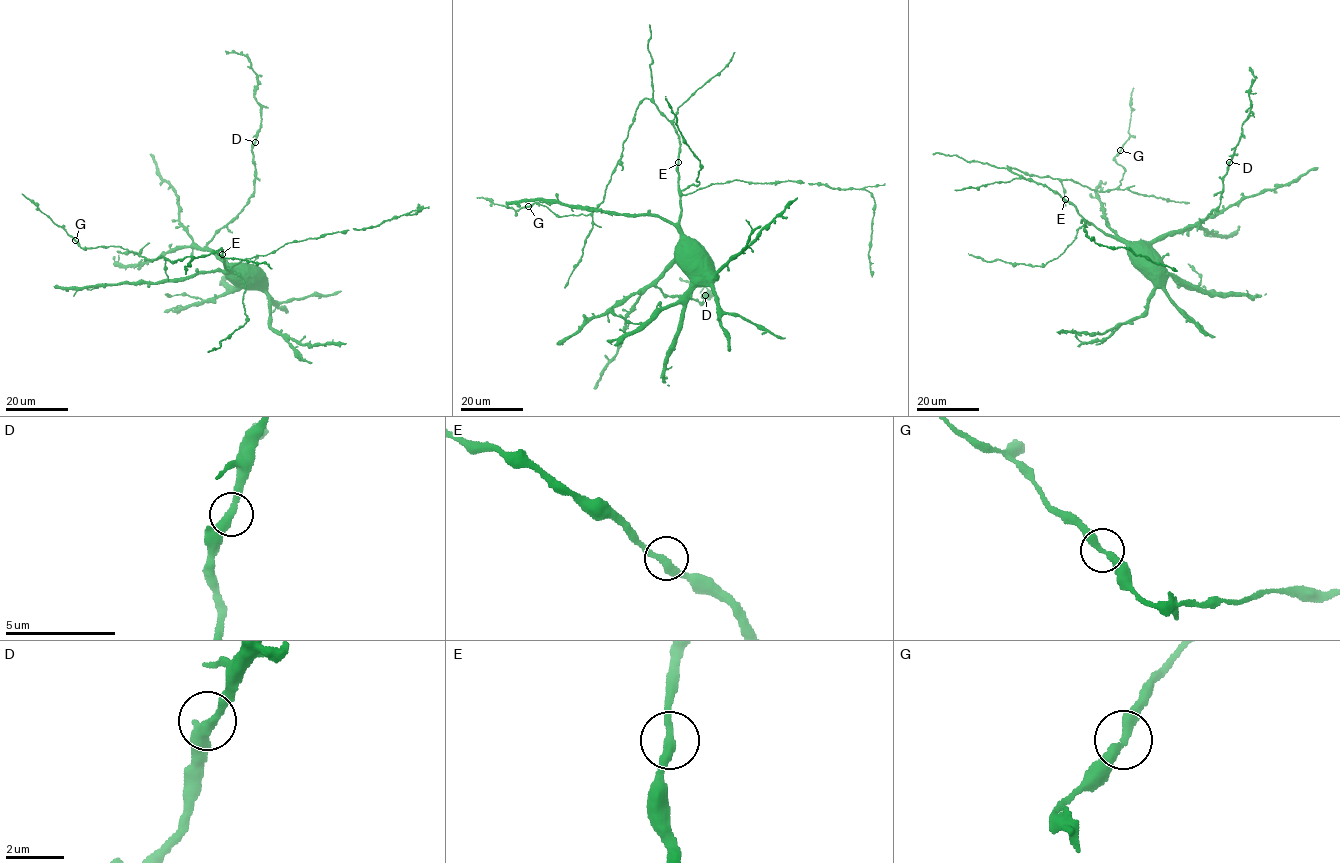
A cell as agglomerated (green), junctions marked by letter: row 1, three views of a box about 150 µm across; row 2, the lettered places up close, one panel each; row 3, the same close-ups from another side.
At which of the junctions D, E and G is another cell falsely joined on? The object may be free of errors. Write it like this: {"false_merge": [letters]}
{"false_merge": []}

